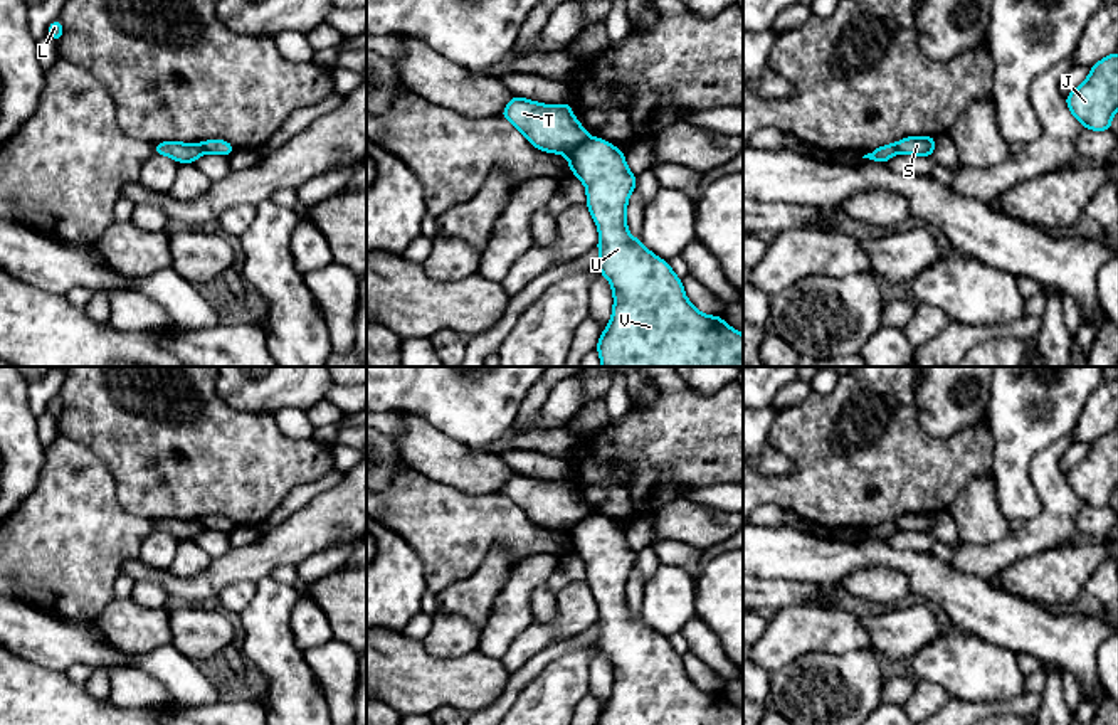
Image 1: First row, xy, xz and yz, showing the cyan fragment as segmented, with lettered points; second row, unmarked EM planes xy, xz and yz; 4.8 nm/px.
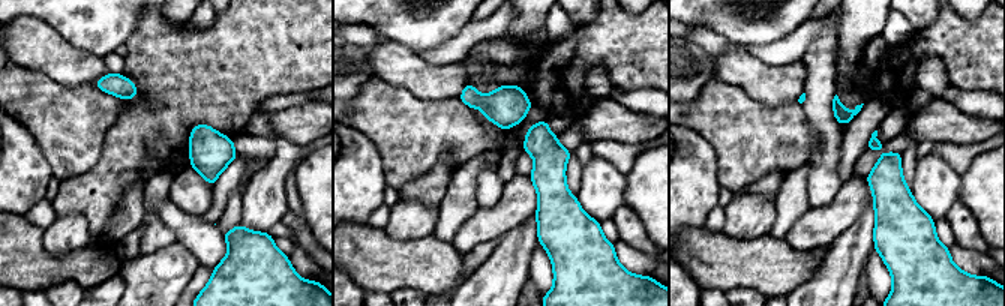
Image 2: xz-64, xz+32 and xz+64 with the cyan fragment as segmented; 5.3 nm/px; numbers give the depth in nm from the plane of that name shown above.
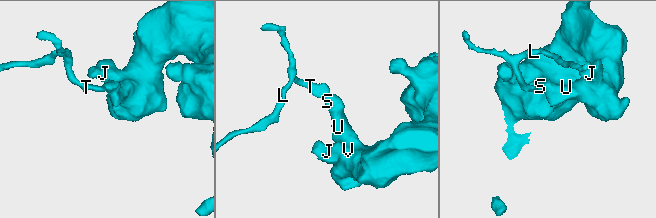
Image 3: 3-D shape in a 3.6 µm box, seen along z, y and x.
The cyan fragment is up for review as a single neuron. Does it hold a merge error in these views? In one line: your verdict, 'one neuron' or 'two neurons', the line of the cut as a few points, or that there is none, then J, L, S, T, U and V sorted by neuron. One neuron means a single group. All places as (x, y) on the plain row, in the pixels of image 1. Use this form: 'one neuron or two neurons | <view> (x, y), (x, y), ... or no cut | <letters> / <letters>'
two neurons | xz (587, 513), (569, 532) | J S U V / L T

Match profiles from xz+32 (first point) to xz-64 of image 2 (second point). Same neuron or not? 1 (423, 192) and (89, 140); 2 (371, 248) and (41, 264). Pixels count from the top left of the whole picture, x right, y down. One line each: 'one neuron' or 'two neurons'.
1: two neurons
2: one neuron

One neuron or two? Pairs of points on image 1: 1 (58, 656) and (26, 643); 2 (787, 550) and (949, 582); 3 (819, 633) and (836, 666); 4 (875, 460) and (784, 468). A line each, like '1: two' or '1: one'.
1: one
2: one
3: two
4: two

